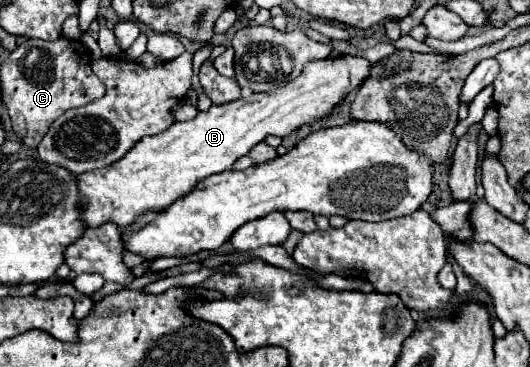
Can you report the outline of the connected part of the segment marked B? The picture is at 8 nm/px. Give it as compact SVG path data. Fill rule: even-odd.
M329 56L325 60L309 62L295 80L277 90L263 94L255 92L249 98L211 106L189 122L175 122L165 132L137 142L137 146L129 150L123 160L117 160L117 164L77 176L79 192L83 196L81 212L85 224L101 226L105 222L115 222L117 226L127 226L133 218L151 208L165 210L177 198L189 194L199 180L229 170L267 136L273 134L283 138L301 126L315 124L329 116L335 106L371 76L371 68L379 64L385 68L383 60L369 62L363 56Z

